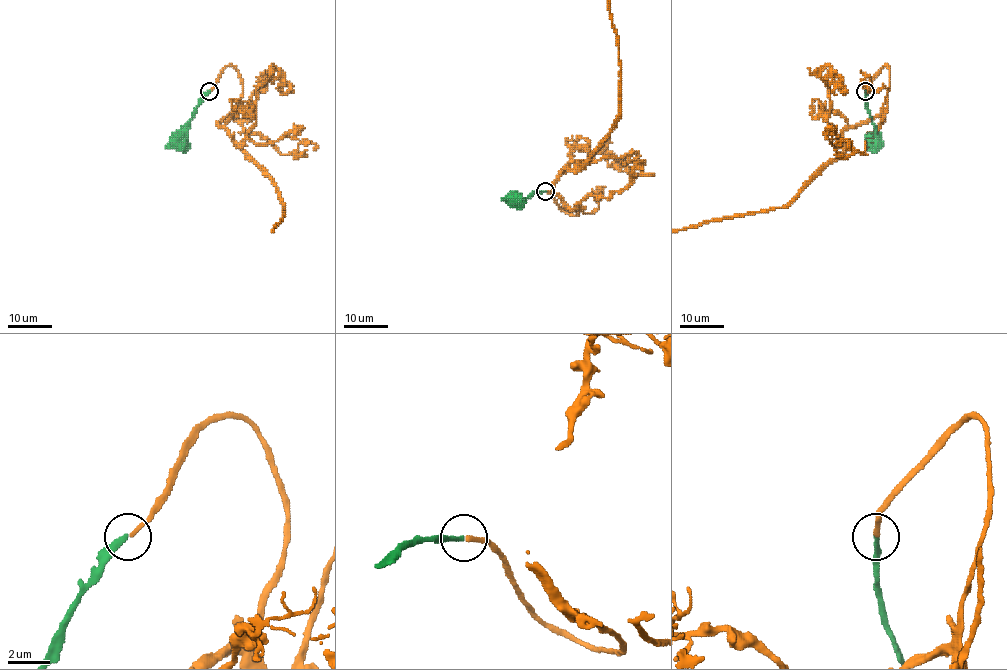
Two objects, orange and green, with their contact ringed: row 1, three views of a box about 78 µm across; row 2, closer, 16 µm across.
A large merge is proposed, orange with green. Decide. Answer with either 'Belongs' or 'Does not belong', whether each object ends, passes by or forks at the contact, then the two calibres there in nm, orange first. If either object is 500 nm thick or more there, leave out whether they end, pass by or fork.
Belongs. At the ring orange ends. At the ring green ends. Thickness 200 nm (orange) against 240 nm

